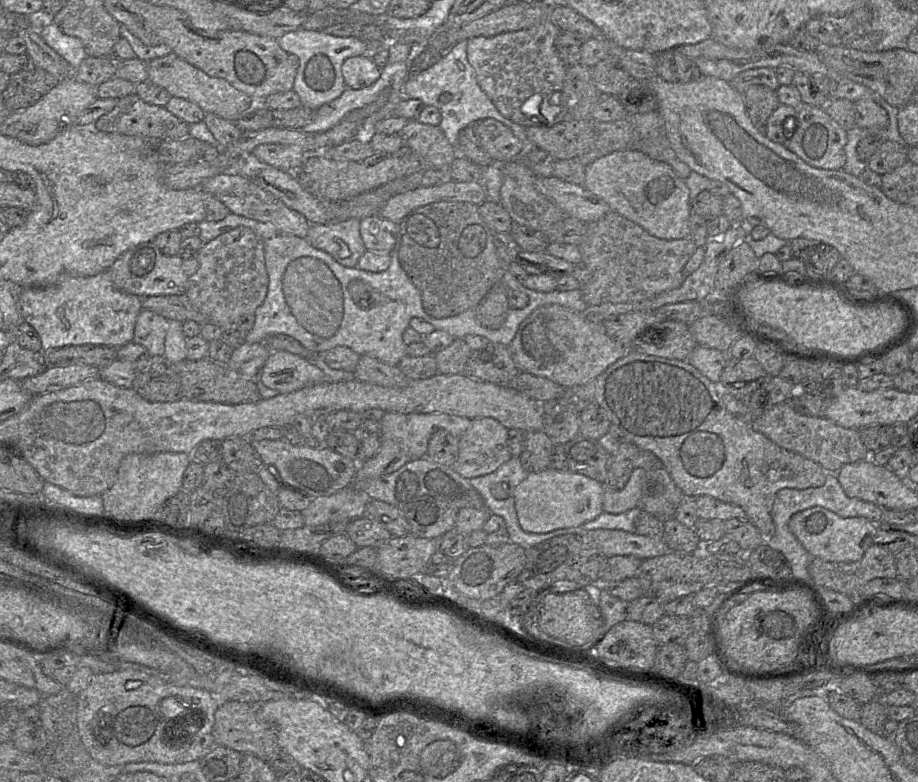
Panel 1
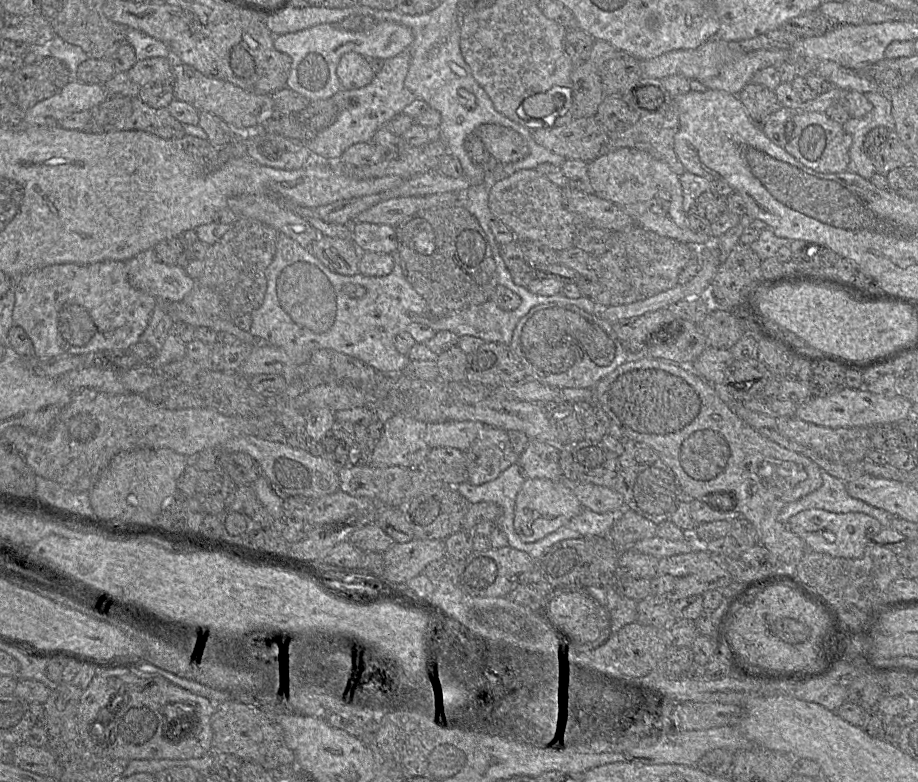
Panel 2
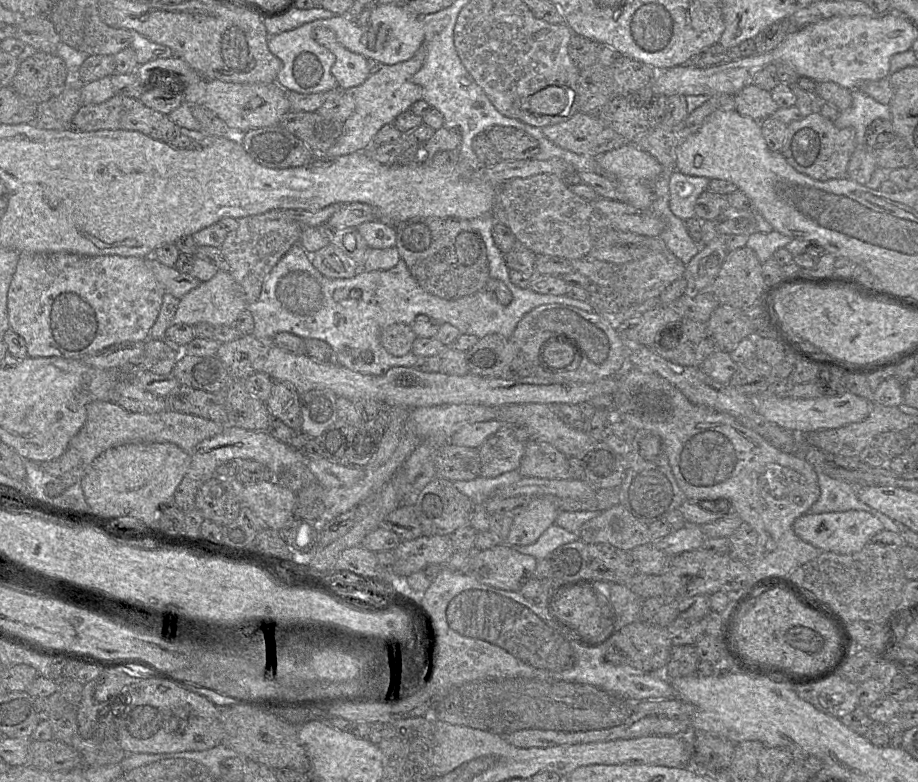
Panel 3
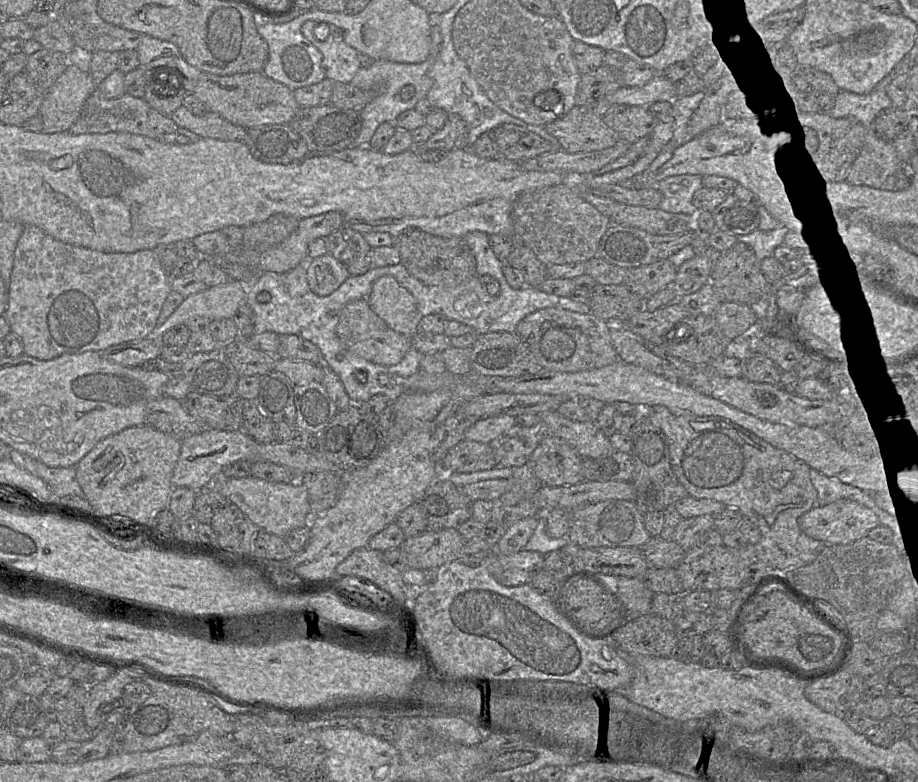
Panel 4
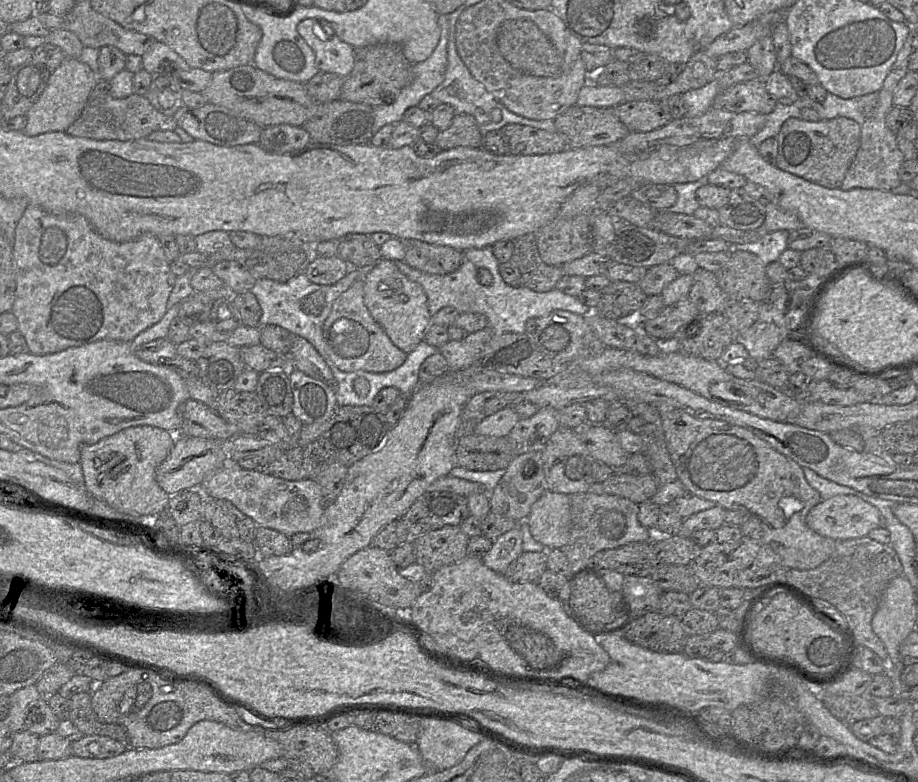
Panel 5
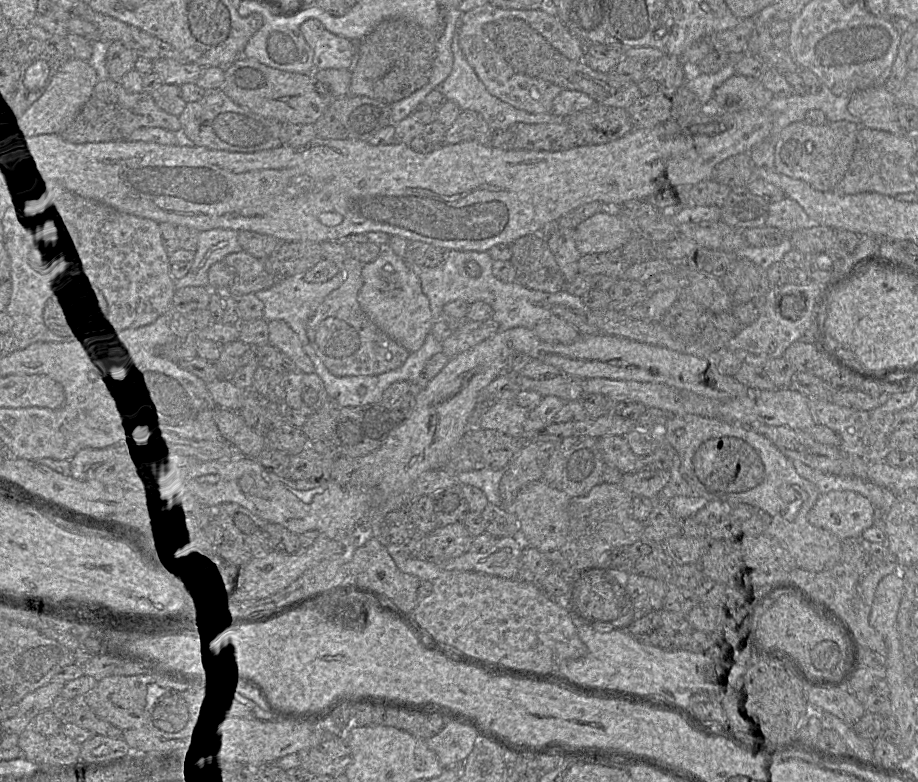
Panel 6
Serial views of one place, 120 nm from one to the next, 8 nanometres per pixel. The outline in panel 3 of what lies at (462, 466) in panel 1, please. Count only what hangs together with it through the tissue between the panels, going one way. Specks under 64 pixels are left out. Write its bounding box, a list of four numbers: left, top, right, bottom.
[478,426,526,478]

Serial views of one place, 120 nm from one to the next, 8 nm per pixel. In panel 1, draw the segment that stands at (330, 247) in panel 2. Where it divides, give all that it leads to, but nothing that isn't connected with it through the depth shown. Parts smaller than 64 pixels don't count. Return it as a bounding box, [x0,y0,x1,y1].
[306,218,366,268]

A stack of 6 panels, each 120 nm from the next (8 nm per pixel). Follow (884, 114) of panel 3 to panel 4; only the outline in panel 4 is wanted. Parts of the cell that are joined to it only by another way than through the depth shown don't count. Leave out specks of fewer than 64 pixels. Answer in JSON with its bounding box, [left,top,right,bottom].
[827,75,892,129]

